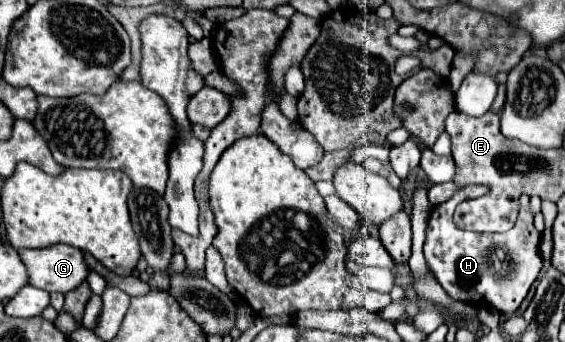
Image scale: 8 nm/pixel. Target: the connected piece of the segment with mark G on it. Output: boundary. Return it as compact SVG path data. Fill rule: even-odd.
M58 244L54 248L22 250L20 256L28 268L30 284L46 292L68 294L90 274L90 268L84 262L84 252L72 246Z

